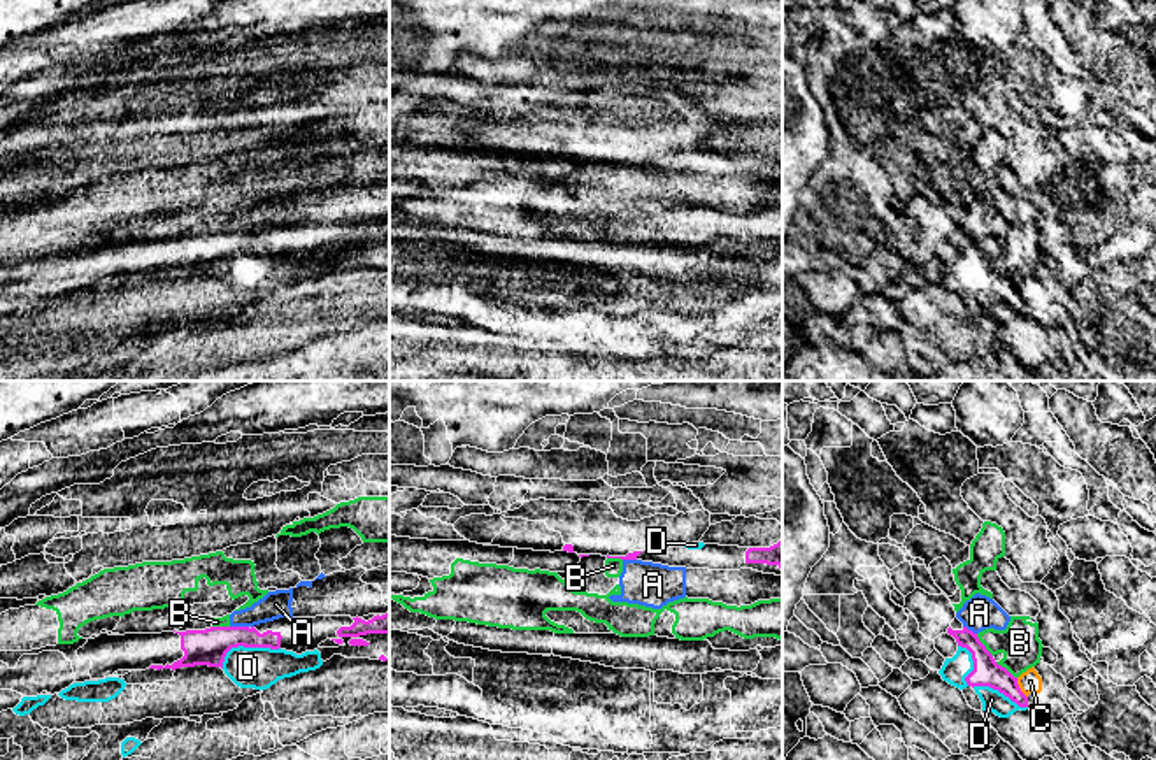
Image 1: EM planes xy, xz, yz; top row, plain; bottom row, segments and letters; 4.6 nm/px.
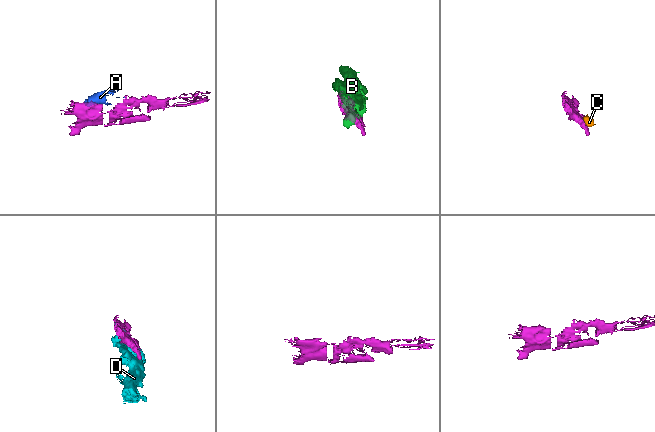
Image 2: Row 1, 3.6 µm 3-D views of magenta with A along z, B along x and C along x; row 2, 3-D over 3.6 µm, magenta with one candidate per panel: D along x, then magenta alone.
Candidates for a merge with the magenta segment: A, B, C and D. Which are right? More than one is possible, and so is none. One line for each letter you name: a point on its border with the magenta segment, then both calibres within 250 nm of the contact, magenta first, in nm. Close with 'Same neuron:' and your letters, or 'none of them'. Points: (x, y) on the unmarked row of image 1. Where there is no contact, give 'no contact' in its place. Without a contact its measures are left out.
Same neuron: none of them

